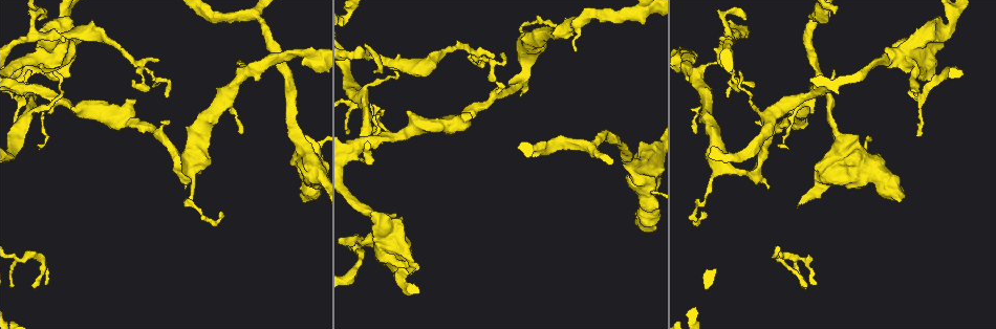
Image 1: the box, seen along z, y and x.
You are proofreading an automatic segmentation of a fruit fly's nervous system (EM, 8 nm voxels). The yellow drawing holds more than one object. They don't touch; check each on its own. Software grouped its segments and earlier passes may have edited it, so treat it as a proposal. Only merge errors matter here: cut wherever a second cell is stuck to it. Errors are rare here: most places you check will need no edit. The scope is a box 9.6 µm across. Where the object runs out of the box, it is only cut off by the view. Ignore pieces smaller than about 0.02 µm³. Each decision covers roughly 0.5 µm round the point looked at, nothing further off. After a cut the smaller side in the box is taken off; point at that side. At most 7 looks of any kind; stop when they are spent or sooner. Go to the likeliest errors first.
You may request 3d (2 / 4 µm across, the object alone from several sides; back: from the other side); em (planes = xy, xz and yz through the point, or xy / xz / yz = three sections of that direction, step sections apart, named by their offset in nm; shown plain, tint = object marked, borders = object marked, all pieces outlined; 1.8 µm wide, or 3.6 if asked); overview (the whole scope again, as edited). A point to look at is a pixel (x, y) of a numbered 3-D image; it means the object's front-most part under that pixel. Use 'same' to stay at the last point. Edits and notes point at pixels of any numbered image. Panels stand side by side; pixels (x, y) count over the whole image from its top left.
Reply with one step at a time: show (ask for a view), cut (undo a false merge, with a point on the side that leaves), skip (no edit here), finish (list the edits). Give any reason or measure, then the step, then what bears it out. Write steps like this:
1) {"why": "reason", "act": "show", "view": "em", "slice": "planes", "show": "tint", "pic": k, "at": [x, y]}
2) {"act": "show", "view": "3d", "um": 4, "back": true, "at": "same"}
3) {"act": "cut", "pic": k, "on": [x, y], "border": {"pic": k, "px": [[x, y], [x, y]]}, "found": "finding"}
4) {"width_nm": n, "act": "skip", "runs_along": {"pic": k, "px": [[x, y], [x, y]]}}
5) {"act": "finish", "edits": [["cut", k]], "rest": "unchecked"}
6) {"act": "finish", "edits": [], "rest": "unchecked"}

{"why": "sudden change in width", "act": "show", "view": "em", "slice": "yz", "step": 16, "show": "borders", "pic": 1, "at": [356, 204]}

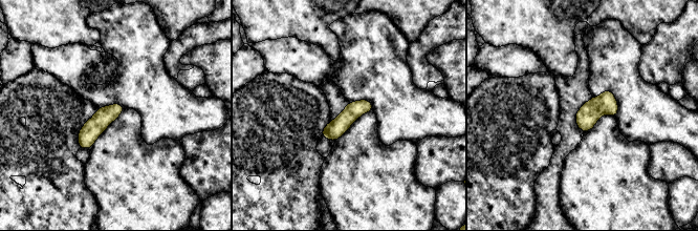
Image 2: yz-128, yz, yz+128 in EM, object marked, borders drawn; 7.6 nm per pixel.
{"act": "skip", "runs_along": {"pic": 2, "px": [[121, 108], [110, 112], [82, 145]]}, "found": "one cell here"}

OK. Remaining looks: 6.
{"why": "thick turns thin", "act": "show", "view": "3d", "um": 4, "pic": 1, "at": [459, 121]}

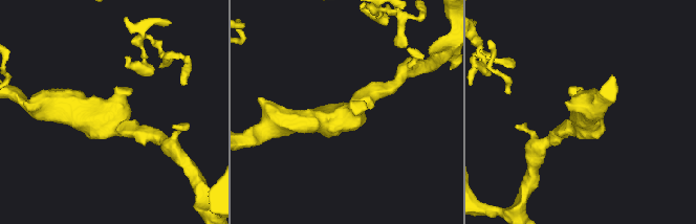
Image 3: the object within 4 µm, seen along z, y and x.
{"why": "need the tissue", "act": "show", "view": "em", "slice": "xz", "step": 8, "show": "tint", "pic": 3, "at": [109, 120]}

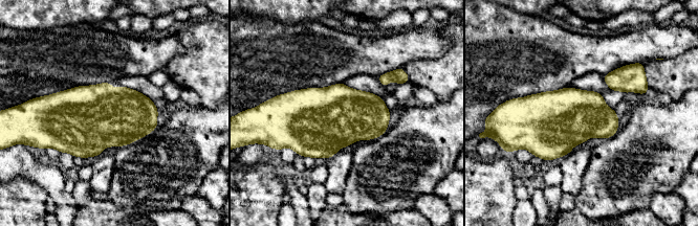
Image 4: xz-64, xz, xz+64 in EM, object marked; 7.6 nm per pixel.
{"act": "show", "view": "em", "slice": "planes", "show": "tint", "at": "same"}

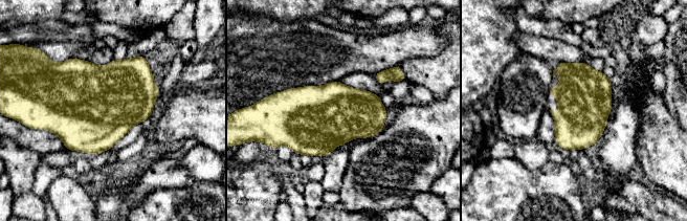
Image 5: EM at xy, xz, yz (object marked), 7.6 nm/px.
{"width_nm": 420, "act": "skip", "found": "one cell here"}

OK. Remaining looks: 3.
{"why": "sudden change in width", "act": "show", "view": "em", "slice": "xz", "step": 16, "show": "plain", "pic": 1, "at": [75, 41]}

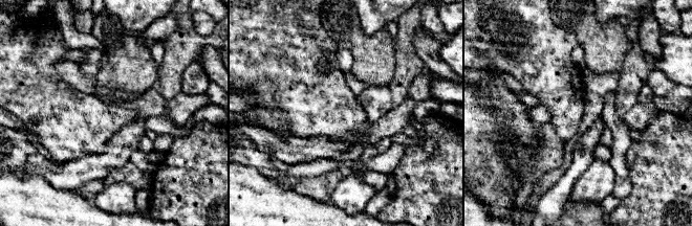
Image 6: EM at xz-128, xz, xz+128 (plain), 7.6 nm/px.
{"act": "show", "view": "em", "slice": "xz", "step": 16, "show": "tint", "at": "same"}

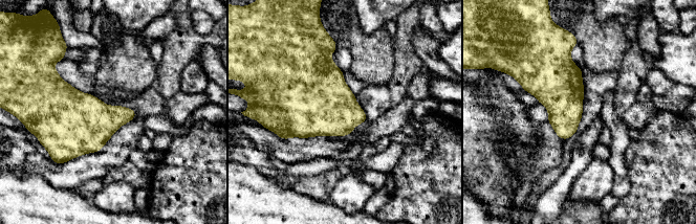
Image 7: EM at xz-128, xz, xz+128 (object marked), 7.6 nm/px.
{"width_nm": 220, "act": "skip", "found": "all the same cell"}

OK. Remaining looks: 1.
{"act": "finish", "edits": [], "rest": "unchecked"}

